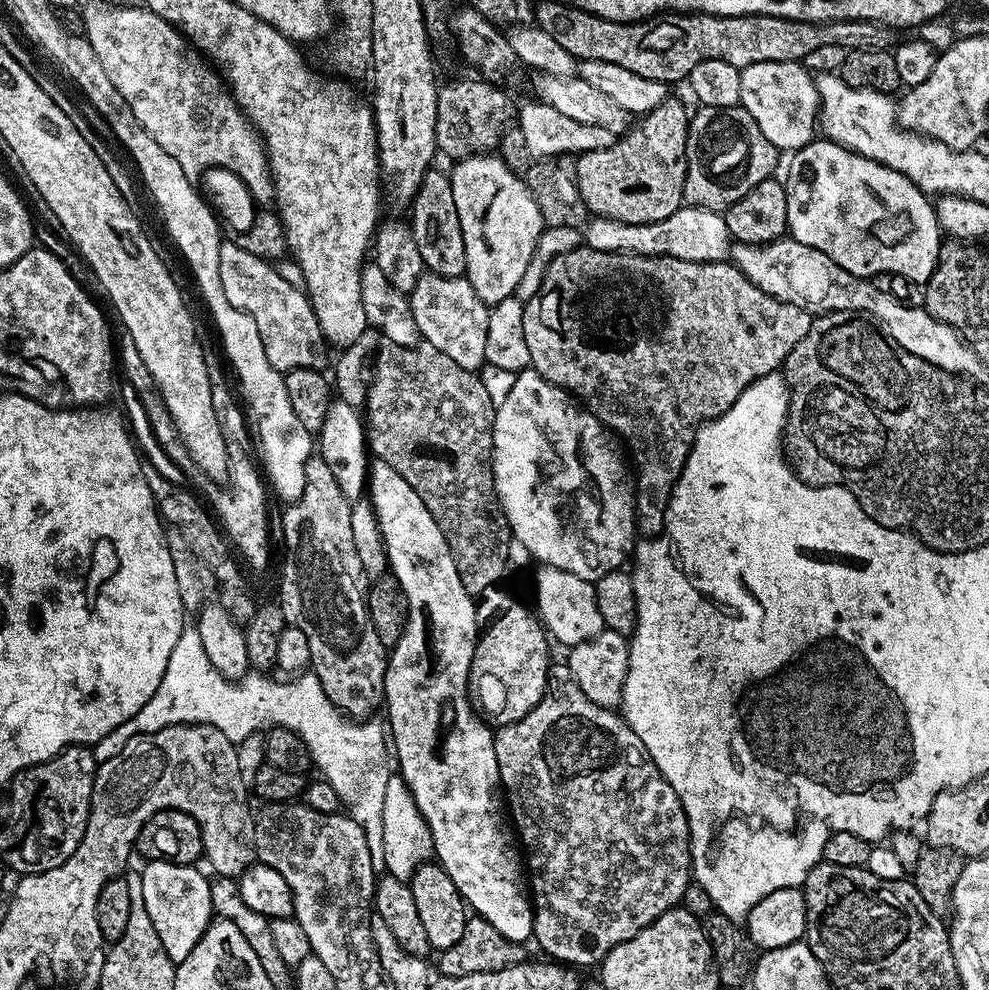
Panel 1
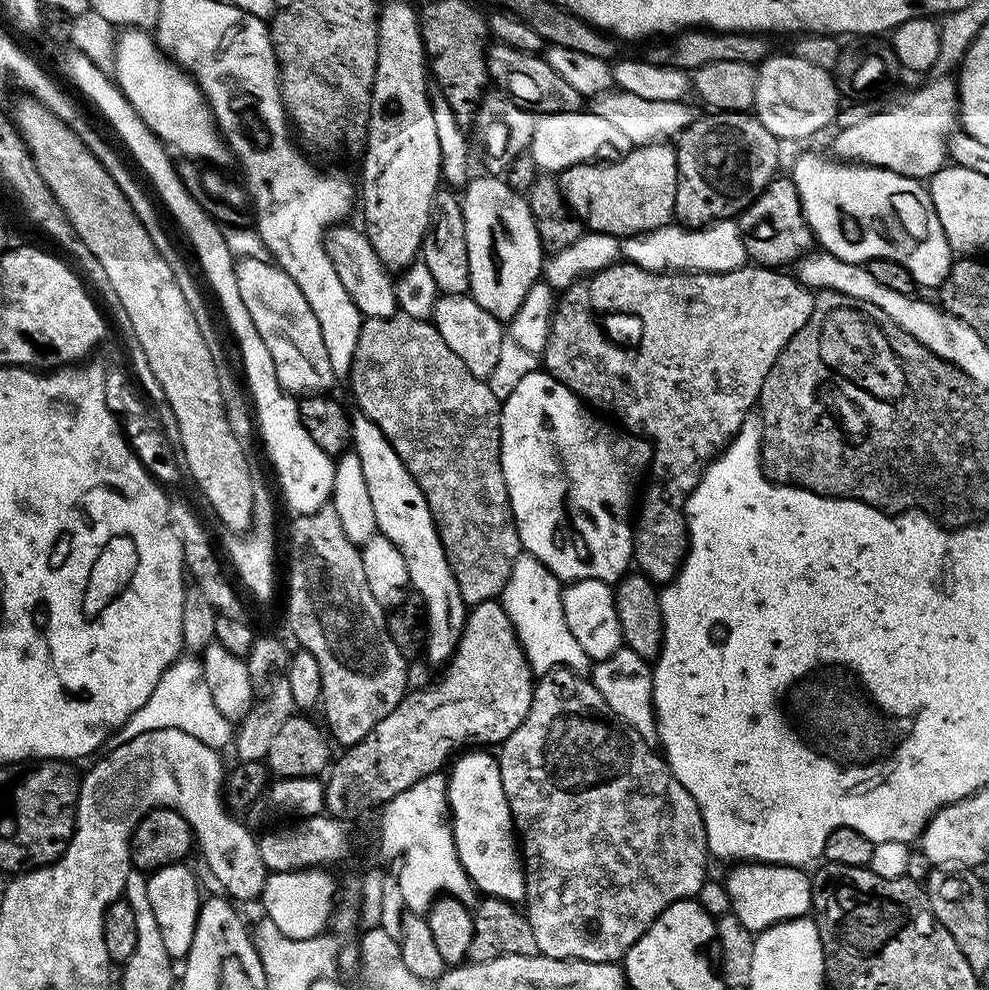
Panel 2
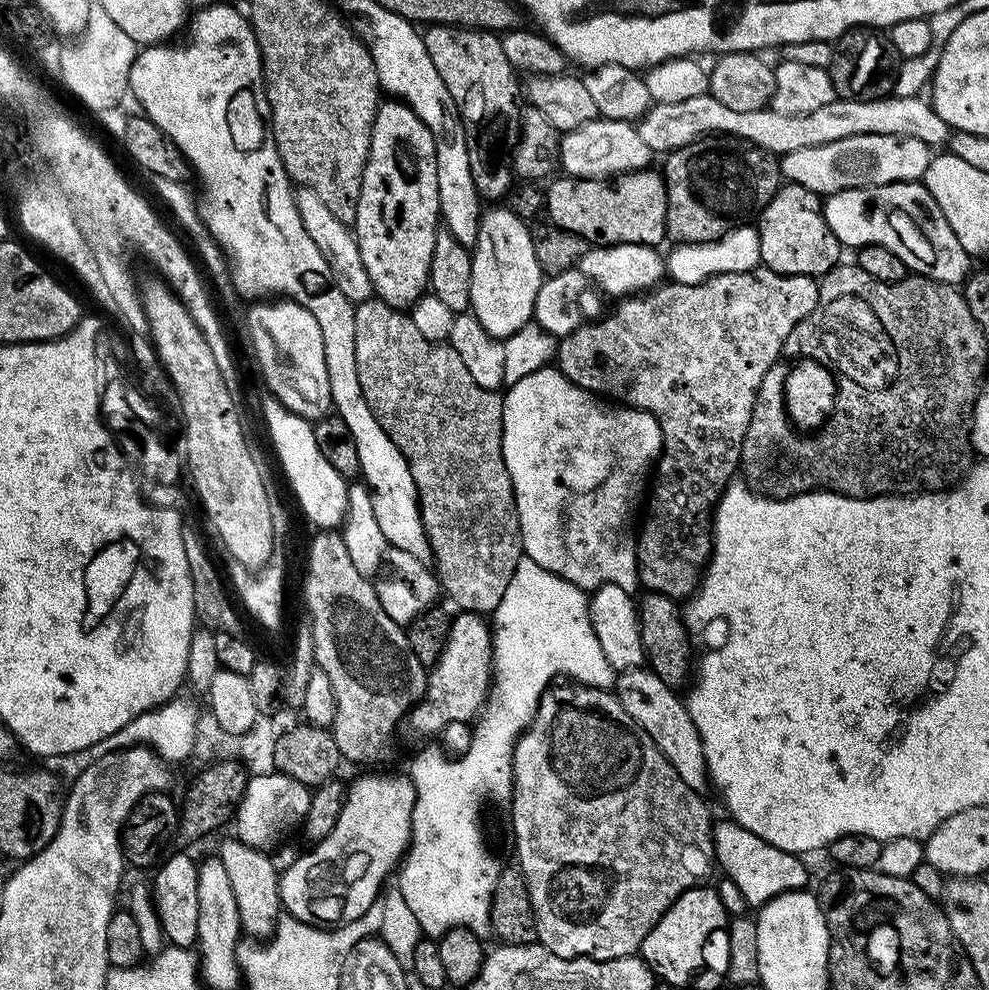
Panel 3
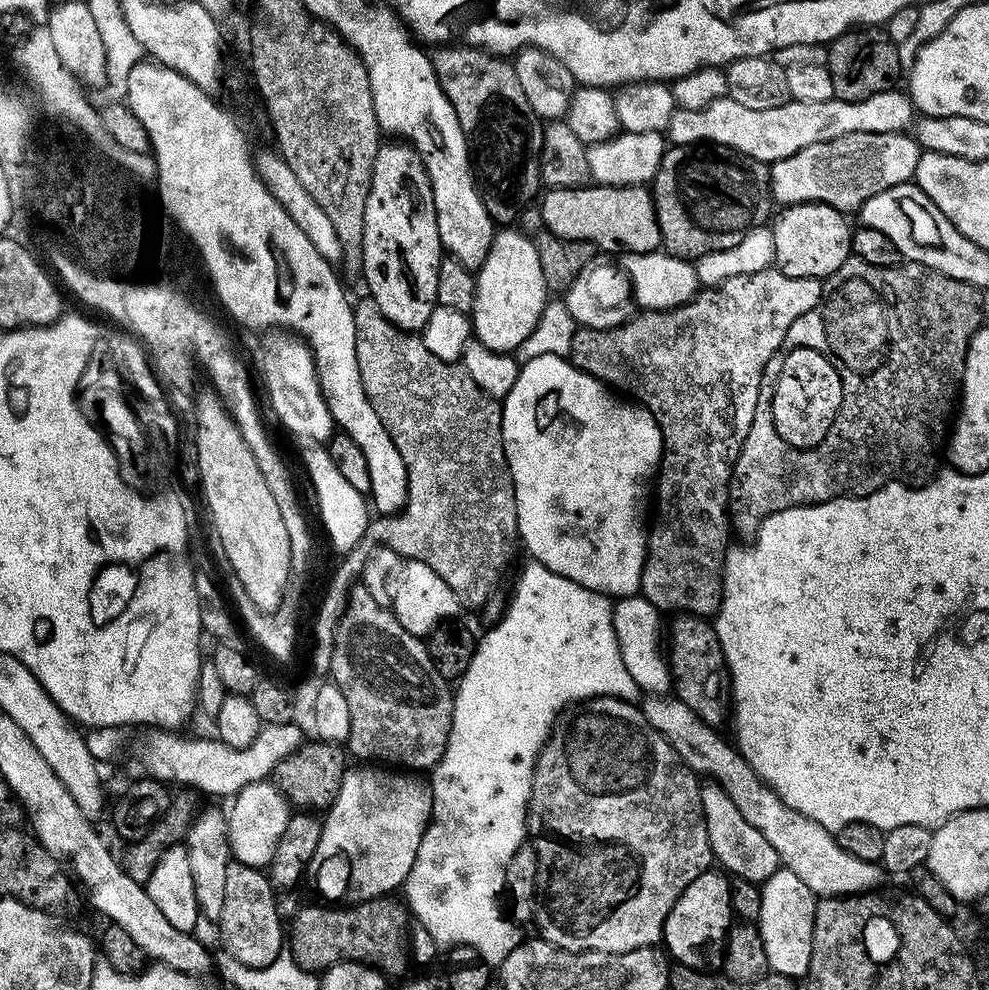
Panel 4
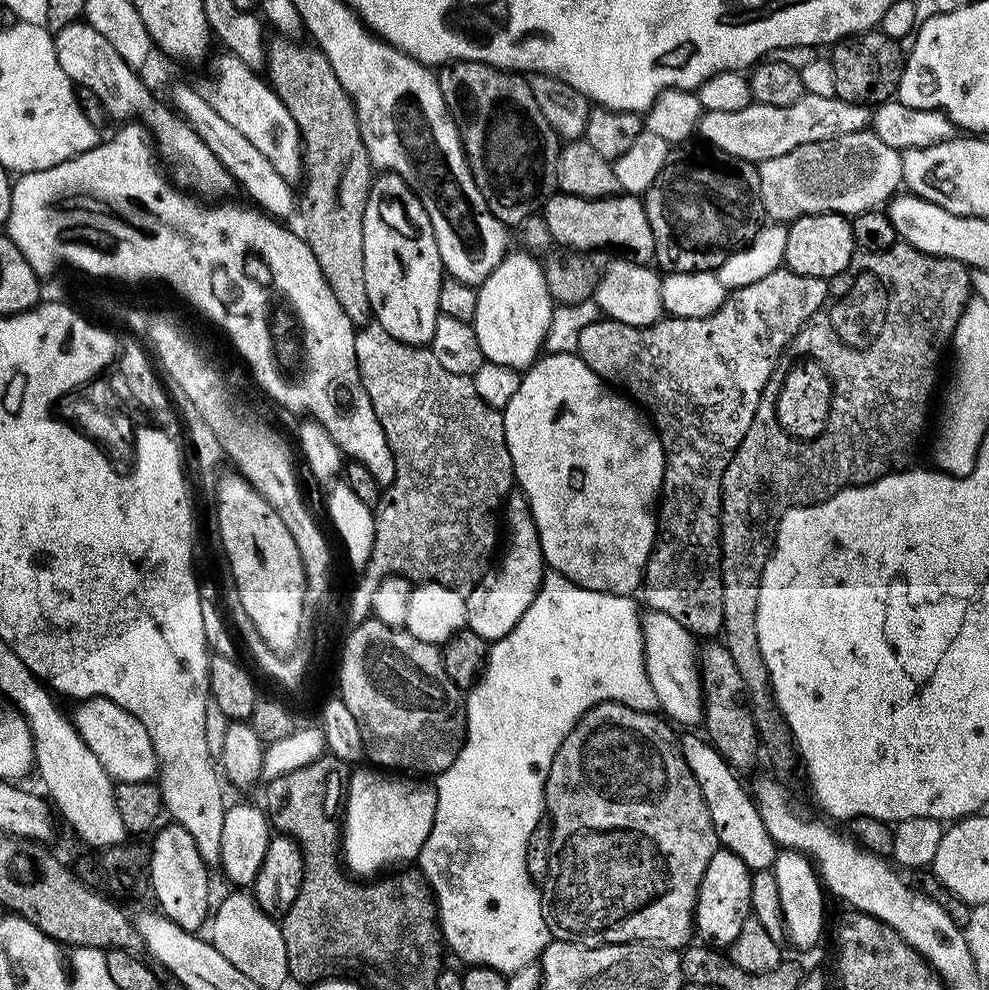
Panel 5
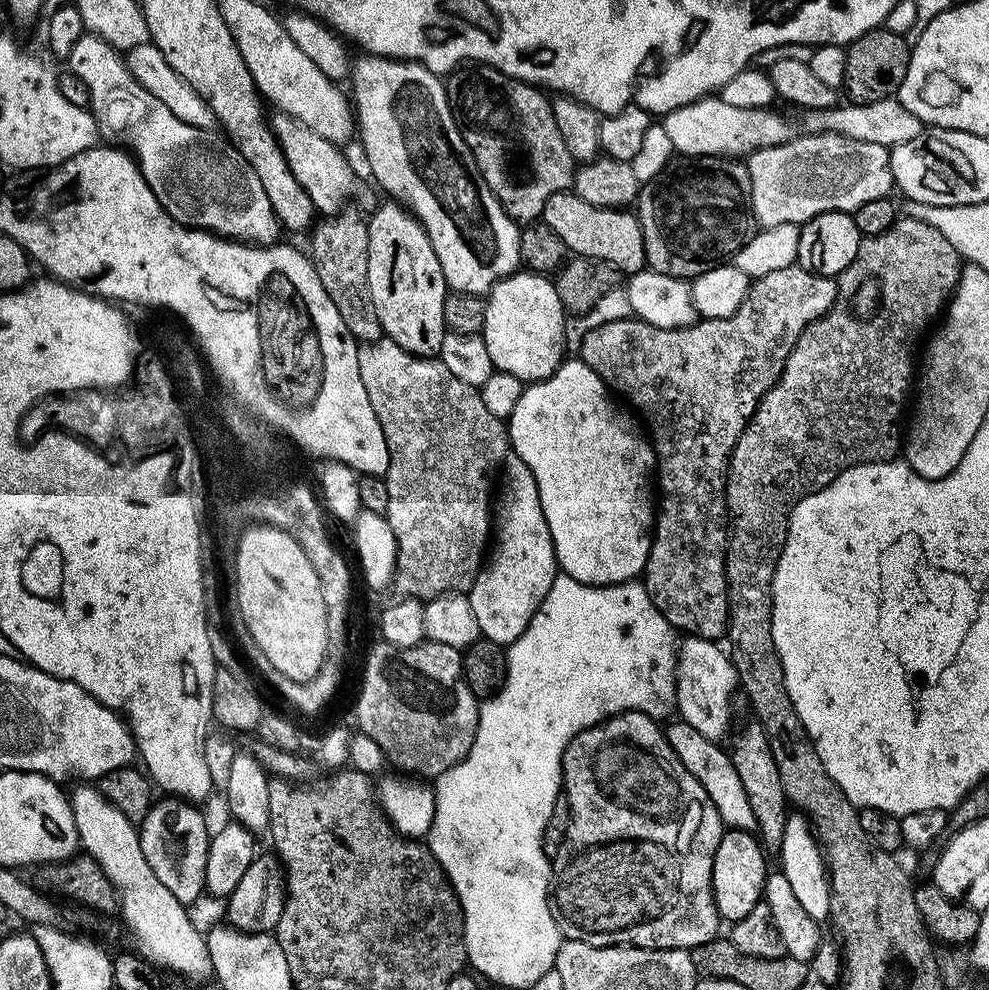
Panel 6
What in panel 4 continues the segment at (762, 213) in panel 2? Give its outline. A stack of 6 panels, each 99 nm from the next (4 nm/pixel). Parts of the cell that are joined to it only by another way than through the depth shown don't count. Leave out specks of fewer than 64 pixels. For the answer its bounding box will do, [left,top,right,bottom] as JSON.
[770,204,854,280]

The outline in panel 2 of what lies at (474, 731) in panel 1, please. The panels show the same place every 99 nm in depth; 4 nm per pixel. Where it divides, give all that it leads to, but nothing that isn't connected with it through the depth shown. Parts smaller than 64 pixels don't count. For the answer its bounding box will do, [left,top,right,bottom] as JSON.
[351,414,525,905]

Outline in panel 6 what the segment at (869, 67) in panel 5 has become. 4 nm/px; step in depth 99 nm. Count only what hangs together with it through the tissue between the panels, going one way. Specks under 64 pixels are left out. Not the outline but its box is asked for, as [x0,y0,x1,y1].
[842,27,912,104]

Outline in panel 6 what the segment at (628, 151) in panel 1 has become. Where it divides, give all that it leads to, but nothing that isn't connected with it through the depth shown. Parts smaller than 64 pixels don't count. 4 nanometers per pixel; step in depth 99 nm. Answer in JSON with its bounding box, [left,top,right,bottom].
[542,192,646,274]

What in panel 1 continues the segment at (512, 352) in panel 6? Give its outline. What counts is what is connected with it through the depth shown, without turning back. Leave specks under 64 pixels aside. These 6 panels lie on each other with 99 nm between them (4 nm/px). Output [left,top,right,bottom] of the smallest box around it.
[450,154,546,306]

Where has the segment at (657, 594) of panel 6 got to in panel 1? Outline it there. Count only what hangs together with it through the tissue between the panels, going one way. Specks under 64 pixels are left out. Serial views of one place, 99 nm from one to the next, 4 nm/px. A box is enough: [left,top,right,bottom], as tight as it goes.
[524,246,814,537]

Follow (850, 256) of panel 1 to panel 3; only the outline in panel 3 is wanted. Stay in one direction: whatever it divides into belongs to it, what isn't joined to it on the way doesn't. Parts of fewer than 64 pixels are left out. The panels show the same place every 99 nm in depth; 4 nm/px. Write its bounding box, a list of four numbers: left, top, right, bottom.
[823,182,972,285]

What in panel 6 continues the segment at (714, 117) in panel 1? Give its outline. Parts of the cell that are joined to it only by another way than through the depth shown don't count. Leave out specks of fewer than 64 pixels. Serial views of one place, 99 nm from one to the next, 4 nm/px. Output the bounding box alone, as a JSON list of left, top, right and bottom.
[634,155,758,280]

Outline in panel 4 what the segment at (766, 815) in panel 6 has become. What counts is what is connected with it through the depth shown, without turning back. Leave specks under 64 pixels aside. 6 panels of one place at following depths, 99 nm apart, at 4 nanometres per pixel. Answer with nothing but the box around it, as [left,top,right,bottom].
[666,614,730,726]

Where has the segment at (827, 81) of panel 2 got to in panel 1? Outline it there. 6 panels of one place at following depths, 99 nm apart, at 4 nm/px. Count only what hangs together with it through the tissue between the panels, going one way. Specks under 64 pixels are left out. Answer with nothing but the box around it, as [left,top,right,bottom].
[739,63,820,151]

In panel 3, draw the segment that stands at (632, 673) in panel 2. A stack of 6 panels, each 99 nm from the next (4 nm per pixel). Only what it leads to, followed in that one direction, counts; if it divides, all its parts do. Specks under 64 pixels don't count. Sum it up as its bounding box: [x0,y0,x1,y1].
[614,666,706,793]

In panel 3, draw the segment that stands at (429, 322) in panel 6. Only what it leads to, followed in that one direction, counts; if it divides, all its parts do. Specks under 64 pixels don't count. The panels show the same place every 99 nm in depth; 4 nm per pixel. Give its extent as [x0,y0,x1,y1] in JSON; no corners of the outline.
[354,99,439,309]

